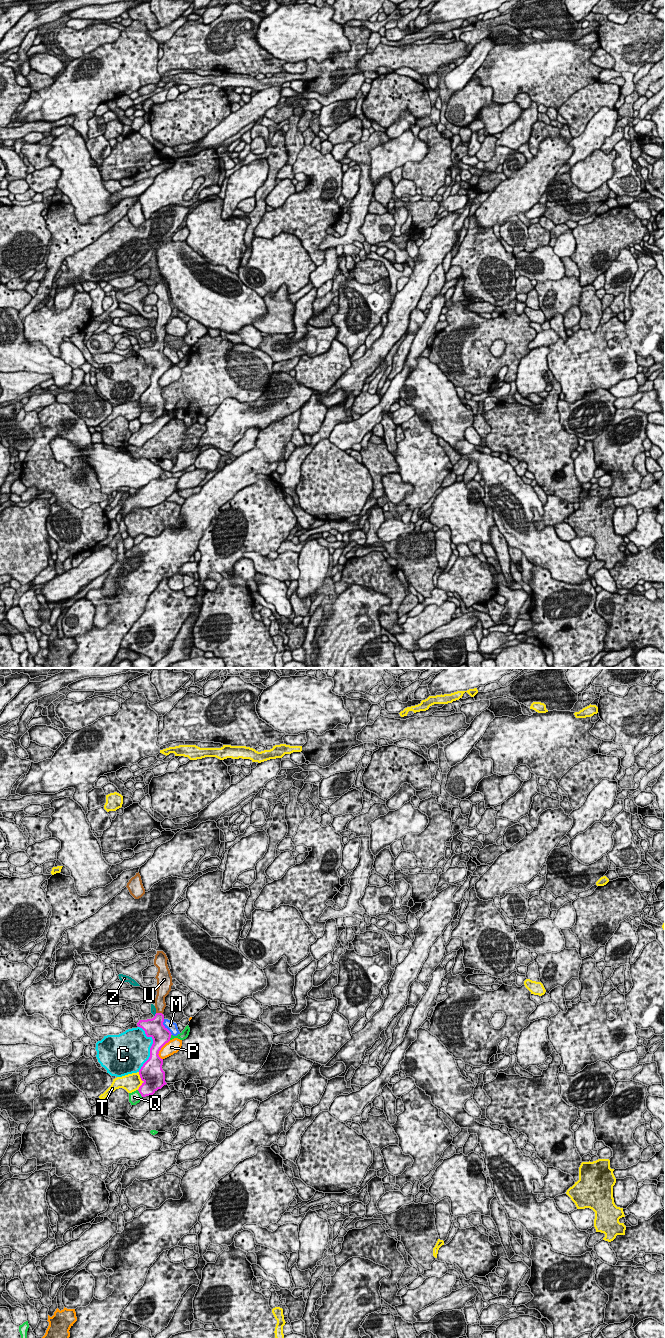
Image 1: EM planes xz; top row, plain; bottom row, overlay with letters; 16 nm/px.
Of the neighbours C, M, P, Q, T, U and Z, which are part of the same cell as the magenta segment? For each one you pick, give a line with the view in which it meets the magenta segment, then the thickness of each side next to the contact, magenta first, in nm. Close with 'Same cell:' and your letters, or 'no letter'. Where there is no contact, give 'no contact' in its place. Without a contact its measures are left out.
U: meets magenta in xz; 300 nm thick on the magenta side, 170 nm on the other
Same cell: U

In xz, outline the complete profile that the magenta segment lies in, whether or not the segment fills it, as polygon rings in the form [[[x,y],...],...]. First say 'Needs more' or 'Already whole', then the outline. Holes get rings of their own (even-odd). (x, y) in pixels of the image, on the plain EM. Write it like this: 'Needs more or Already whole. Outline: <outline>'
Needs more. Outline: [[[157,279],[154,293],[158,296],[157,323],[155,326],[156,342],[152,347],[139,348],[137,354],[145,359],[147,365],[153,367],[150,376],[150,385],[139,398],[139,403],[143,409],[138,419],[142,425],[153,423],[167,411],[165,410],[165,400],[162,397],[163,387],[159,385],[161,376],[170,369],[171,360],[163,353],[164,337],[166,335],[165,325],[171,319],[172,304],[167,293],[167,284],[163,279]]]

